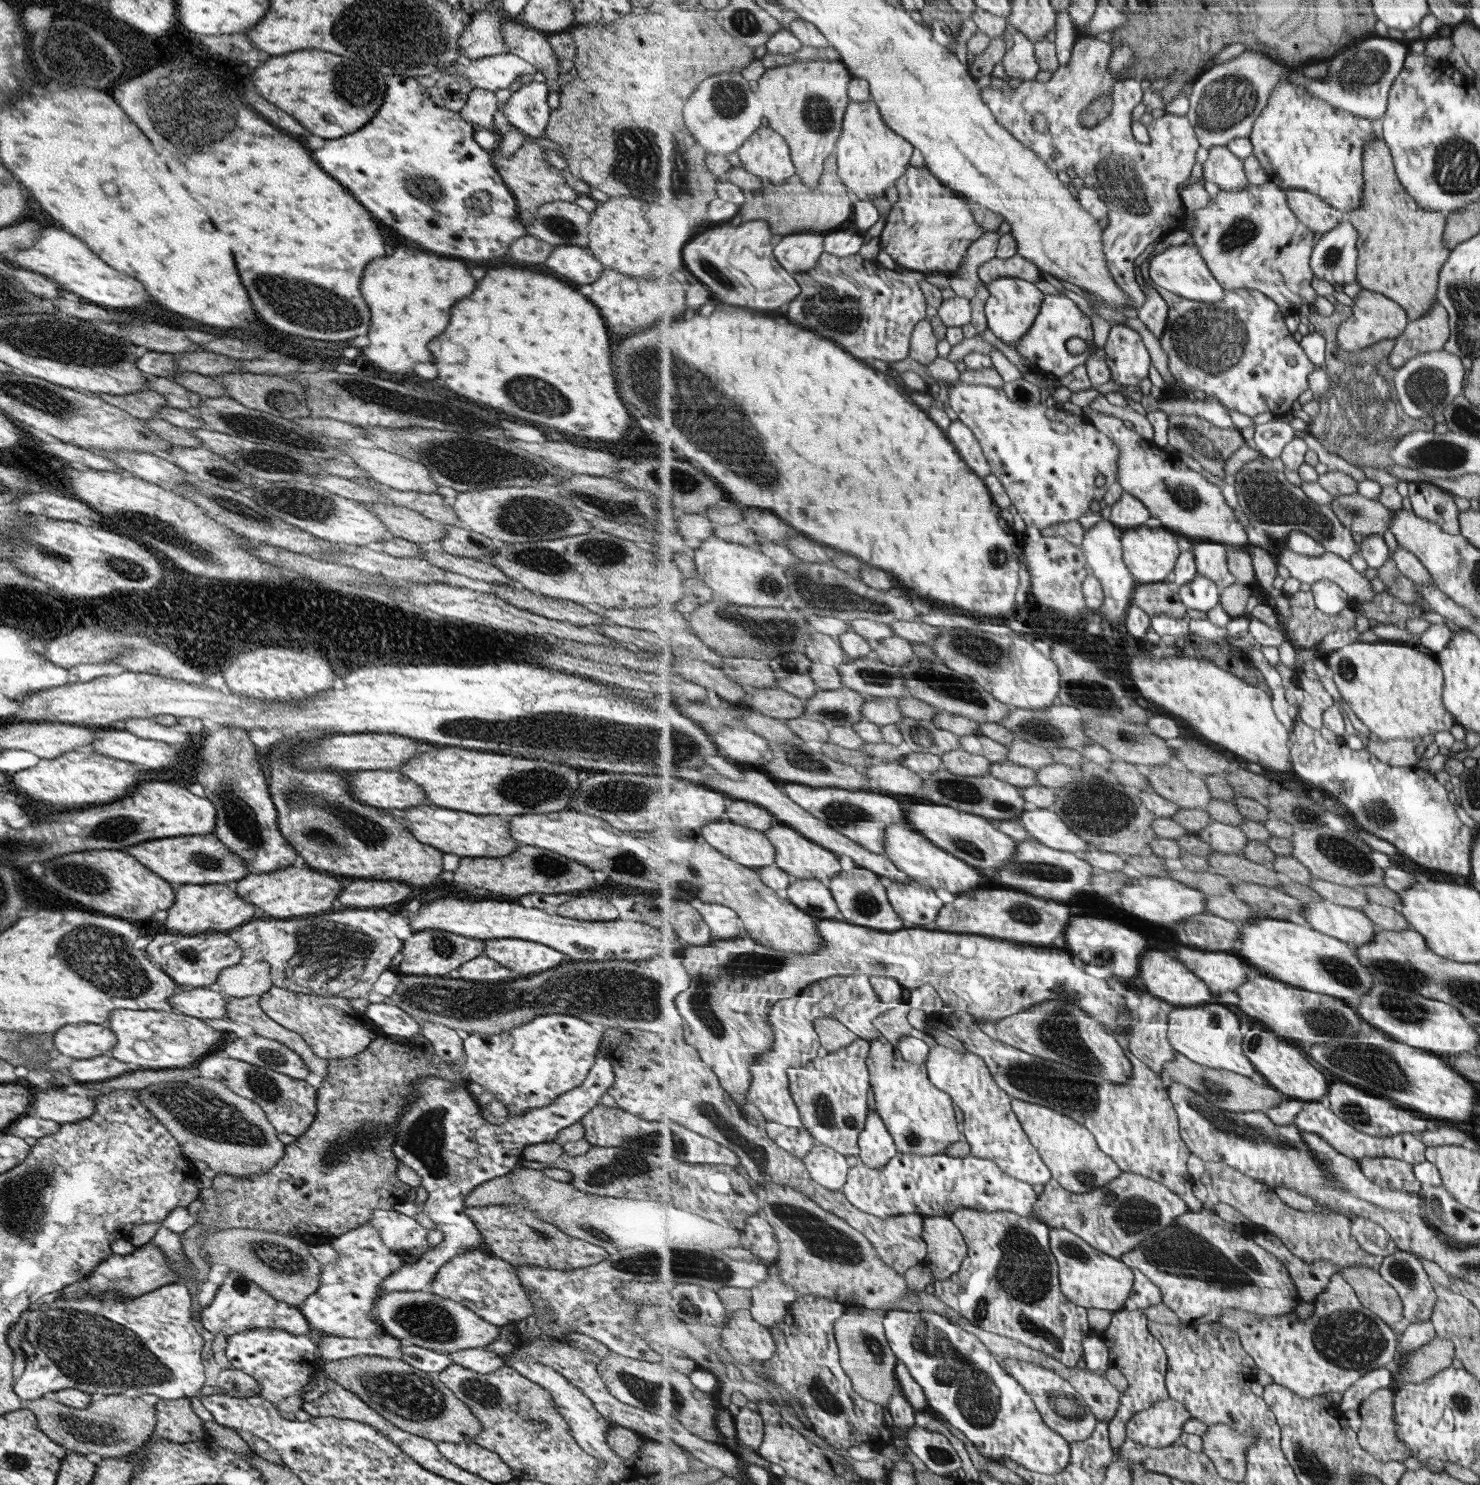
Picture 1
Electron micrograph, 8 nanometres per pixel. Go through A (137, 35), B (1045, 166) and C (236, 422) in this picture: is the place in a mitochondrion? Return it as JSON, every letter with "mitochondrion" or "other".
{"A":"other","B":"other","C":"mitochondrion"}

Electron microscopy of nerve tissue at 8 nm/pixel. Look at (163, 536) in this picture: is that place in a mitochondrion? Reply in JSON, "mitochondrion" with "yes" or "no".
{"mitochondrion":"yes"}

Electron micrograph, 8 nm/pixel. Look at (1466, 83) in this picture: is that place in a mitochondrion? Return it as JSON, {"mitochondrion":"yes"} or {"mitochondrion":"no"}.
{"mitochondrion":"no"}

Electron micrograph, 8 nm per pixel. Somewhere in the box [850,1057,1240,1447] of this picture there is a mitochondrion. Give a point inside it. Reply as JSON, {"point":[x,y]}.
{"point":[978,1400]}

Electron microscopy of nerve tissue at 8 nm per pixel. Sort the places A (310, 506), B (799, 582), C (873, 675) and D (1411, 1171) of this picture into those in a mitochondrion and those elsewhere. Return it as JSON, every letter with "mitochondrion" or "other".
{"A":"mitochondrion","B":"mitochondrion","C":"mitochondrion","D":"other"}

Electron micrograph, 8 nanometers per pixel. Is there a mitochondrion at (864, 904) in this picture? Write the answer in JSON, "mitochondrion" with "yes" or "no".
{"mitochondrion":"yes"}

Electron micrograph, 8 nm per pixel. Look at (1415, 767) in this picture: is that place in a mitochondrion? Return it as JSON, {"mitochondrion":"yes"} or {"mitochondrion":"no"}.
{"mitochondrion":"no"}

